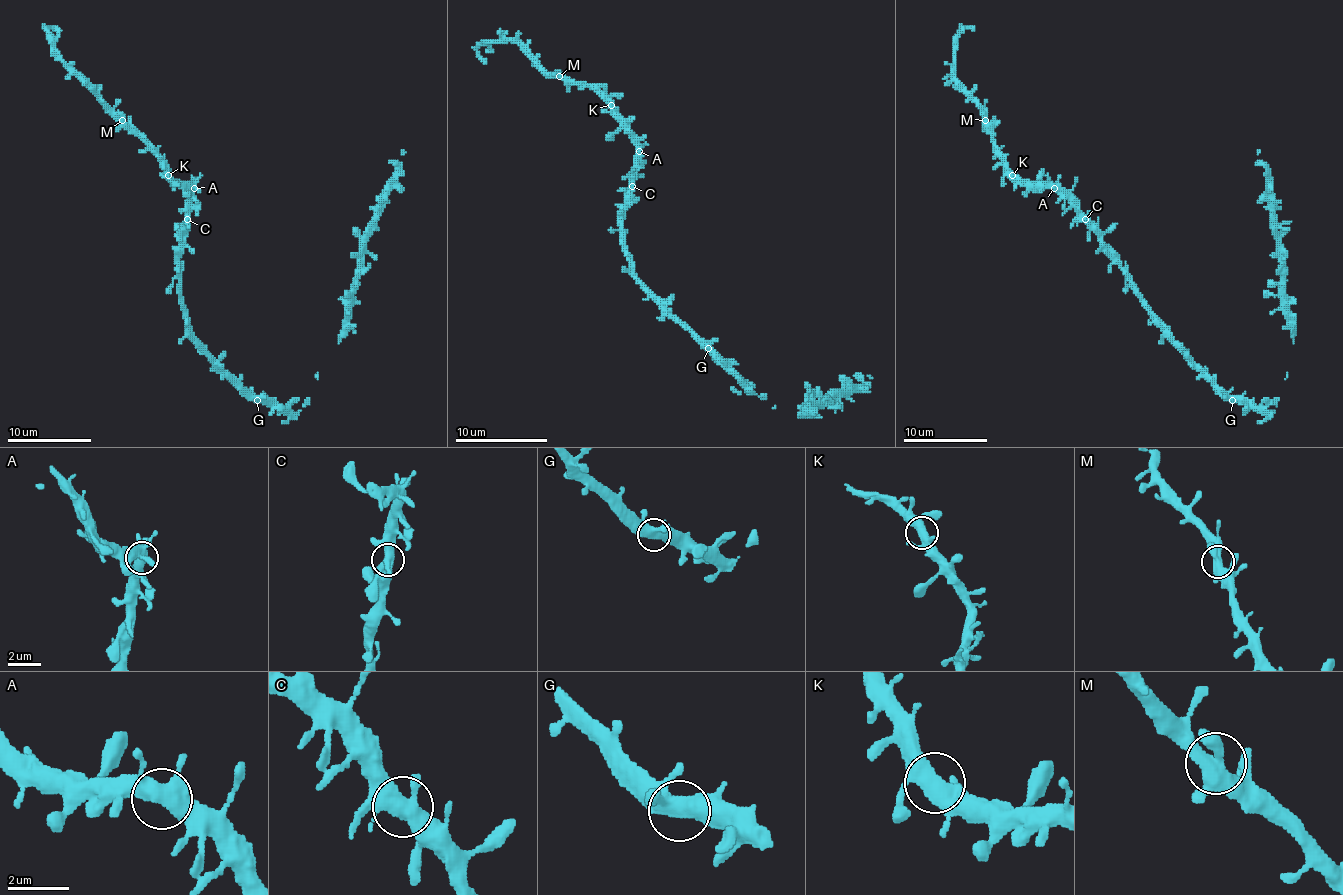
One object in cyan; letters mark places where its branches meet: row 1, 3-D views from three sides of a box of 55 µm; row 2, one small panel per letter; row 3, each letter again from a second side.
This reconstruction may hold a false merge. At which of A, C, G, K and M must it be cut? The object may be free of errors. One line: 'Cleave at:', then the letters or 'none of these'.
Cleave at: none of these

